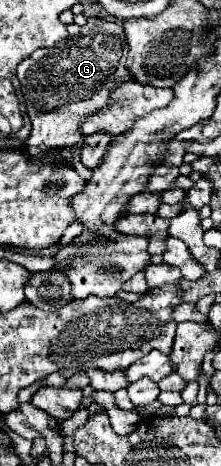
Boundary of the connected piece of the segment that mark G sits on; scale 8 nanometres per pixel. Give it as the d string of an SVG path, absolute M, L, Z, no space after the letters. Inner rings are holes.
M91 16L89 22L81 28L81 32L75 38L67 38L63 44L57 44L55 48L35 50L29 58L25 58L17 66L17 78L21 82L21 92L27 104L27 114L33 126L25 142L27 154L39 156L43 150L49 150L49 148L65 148L65 146L79 144L83 140L81 130L79 130L79 122L83 120L83 116L103 108L111 90L115 90L119 82L131 80L125 60L127 60L127 42L123 36L123 22L101 18L101 16Z

